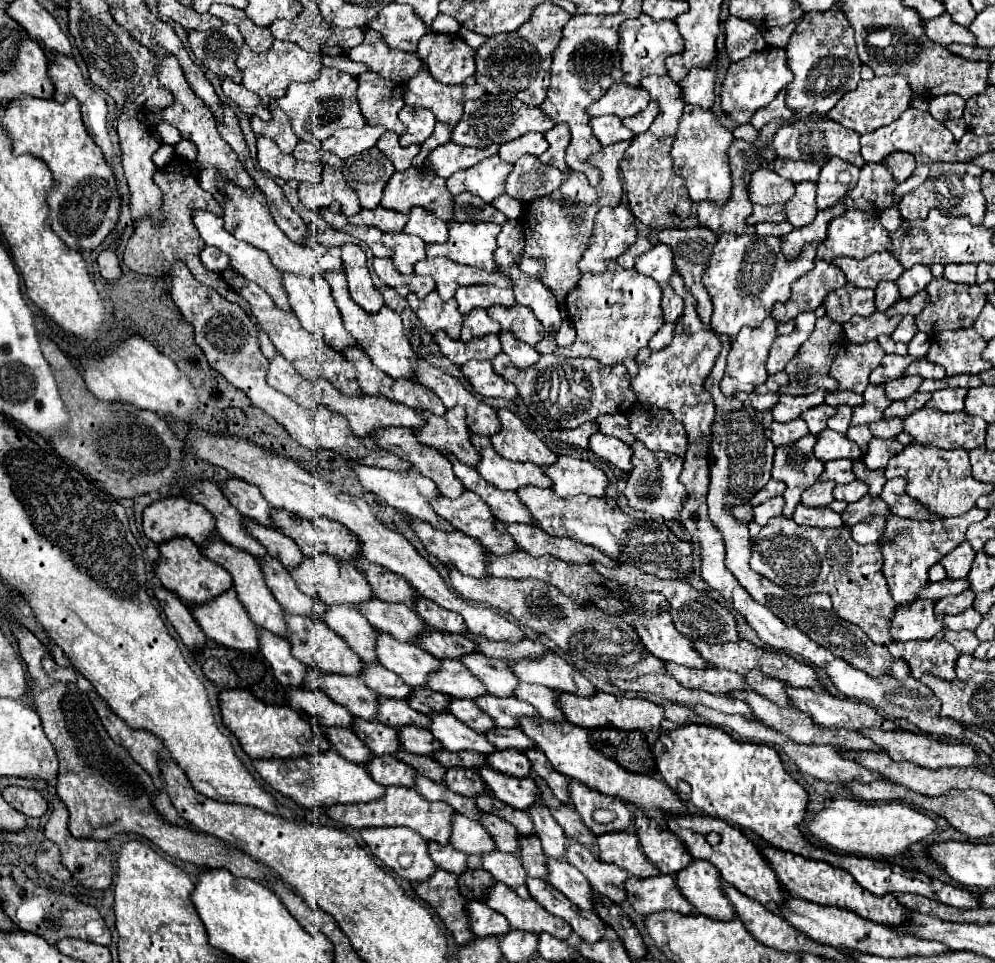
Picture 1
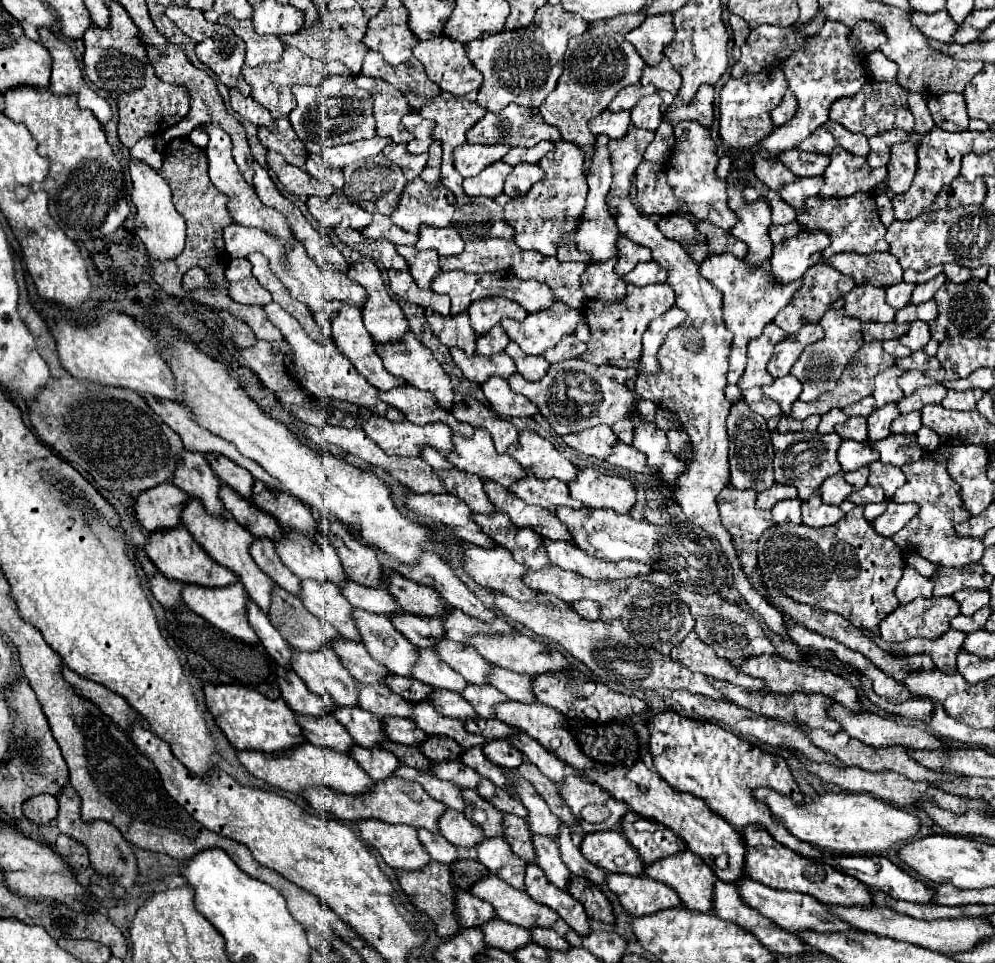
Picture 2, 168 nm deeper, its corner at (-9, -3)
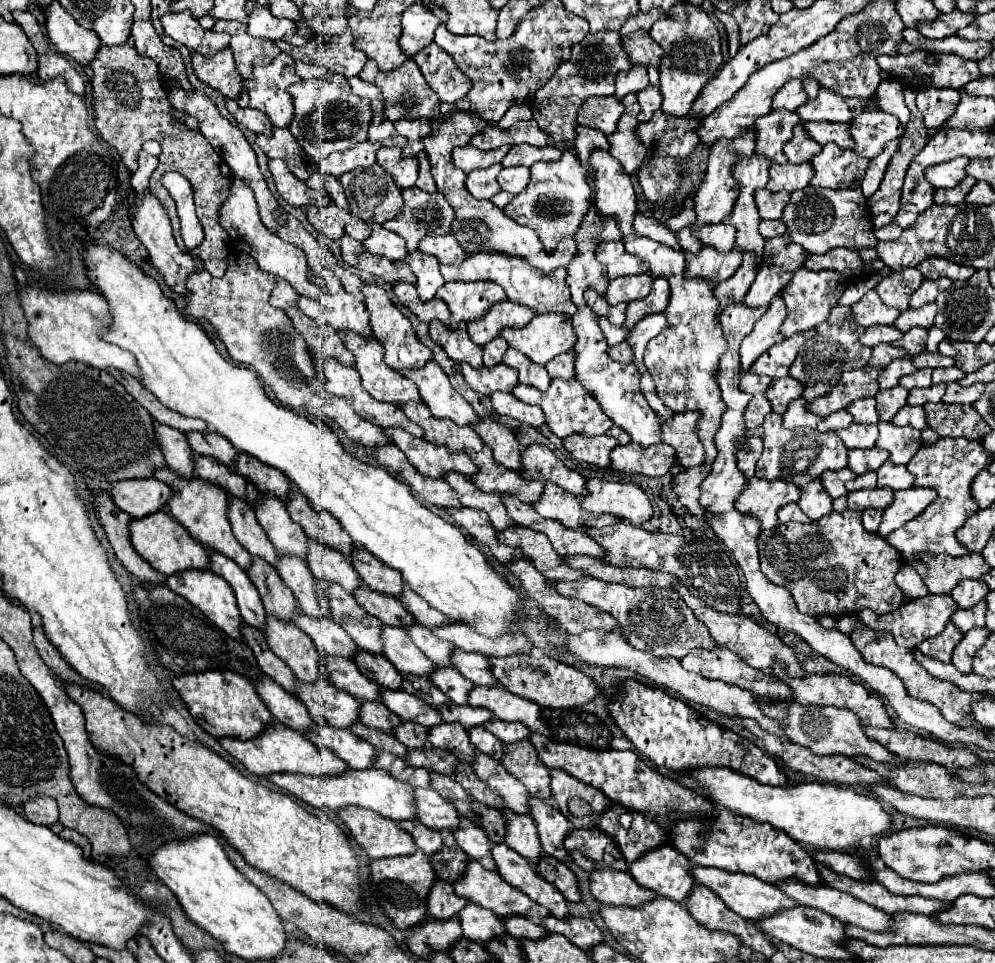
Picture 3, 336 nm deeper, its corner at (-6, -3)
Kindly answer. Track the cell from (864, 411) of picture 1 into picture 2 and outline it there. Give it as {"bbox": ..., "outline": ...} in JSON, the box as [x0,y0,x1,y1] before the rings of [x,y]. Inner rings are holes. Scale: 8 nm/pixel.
{"bbox":[873,366,905,408],"outline":[[[891,366],[887,368],[885,372],[881,372],[877,378],[875,378],[875,392],[873,392],[873,398],[875,398],[875,408],[881,408],[889,402],[899,402],[903,398],[903,392],[901,388],[897,386],[897,378],[903,374],[905,370],[897,368],[897,366]]]}

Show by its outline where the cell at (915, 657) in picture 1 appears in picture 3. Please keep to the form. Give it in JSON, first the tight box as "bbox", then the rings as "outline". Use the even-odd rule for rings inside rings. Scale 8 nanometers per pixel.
{"bbox":[918,622,964,664],"outline":[[[950,622],[938,636],[924,640],[924,642],[918,646],[918,650],[920,650],[924,656],[928,656],[928,658],[934,658],[934,660],[940,660],[940,662],[948,664],[948,662],[952,660],[952,650],[954,650],[954,646],[962,640],[962,636],[964,636],[964,634]]]}

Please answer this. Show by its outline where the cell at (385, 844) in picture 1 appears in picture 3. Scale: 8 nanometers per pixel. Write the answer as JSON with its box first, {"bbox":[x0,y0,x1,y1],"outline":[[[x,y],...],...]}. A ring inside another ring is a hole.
{"bbox":[338,806,416,858],"outline":[[[346,806],[338,810],[340,820],[350,830],[352,838],[366,850],[368,858],[392,858],[414,854],[416,846],[410,834],[398,828],[398,822],[382,818],[378,812]]]}

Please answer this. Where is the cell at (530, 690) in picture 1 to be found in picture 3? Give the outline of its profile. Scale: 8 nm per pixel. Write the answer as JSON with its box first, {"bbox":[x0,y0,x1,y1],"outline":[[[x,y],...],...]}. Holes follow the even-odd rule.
{"bbox":[454,648,498,686],"outline":[[[454,648],[454,664],[456,668],[466,676],[470,678],[474,684],[486,684],[486,686],[494,686],[498,684],[492,676],[490,676],[490,666],[488,666],[488,658],[484,658],[482,654],[474,654],[474,652],[464,652],[464,650],[458,650]]]}

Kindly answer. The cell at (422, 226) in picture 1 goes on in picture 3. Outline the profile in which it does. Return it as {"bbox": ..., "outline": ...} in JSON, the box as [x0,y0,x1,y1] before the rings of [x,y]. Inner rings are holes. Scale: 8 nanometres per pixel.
{"bbox":[420,234,466,264],"outline":[[[452,234],[448,236],[426,236],[420,242],[420,252],[432,254],[440,260],[440,264],[458,264],[462,258],[466,258],[466,252],[460,248],[456,238]]]}

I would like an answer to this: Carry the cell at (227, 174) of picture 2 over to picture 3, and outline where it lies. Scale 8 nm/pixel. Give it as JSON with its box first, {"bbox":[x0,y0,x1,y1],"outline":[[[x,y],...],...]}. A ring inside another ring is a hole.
{"bbox":[220,178,322,300],"outline":[[[234,178],[232,188],[230,188],[230,196],[224,202],[224,206],[220,208],[220,226],[228,232],[232,246],[238,248],[238,250],[242,250],[242,252],[246,252],[246,254],[250,254],[264,272],[270,272],[270,274],[274,274],[274,276],[290,282],[290,286],[300,296],[306,296],[310,300],[322,298],[322,288],[316,286],[308,278],[308,262],[306,262],[306,256],[302,254],[302,250],[298,250],[296,246],[280,240],[276,234],[272,234],[262,224],[260,214],[258,214],[258,204],[256,204],[254,192],[244,182],[240,182],[238,178]]]}

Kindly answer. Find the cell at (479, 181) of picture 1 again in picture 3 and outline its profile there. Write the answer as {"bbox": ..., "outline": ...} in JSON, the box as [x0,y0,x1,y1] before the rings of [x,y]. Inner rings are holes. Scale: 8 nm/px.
{"bbox":[466,164,502,200],"outline":[[[494,164],[484,170],[472,170],[466,178],[466,190],[476,198],[476,200],[488,200],[494,194],[500,192],[500,186],[496,182],[498,172],[502,170],[502,164]]]}

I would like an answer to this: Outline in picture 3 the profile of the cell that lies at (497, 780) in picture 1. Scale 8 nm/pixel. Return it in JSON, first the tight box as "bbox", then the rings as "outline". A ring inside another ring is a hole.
{"bbox":[428,724,476,762],"outline":[[[442,724],[442,726],[434,726],[434,730],[428,730],[428,742],[434,748],[442,748],[442,750],[450,750],[458,760],[464,762],[472,762],[474,760],[474,752],[476,748],[470,744],[468,732],[462,730],[462,726],[456,724]]]}

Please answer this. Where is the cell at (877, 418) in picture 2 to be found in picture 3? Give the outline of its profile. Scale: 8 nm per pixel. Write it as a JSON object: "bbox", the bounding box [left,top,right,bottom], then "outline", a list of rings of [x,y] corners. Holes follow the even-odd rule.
{"bbox":[874,386,908,422],"outline":[[[896,386],[896,388],[890,388],[890,390],[880,390],[874,398],[876,398],[876,402],[878,402],[880,420],[890,422],[892,416],[894,416],[902,406],[906,406],[908,390],[902,388],[902,386]]]}

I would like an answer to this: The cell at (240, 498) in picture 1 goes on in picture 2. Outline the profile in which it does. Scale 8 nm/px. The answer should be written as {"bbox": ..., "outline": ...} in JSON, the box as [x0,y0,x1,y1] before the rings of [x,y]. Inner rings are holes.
{"bbox":[205,454,255,502],"outline":[[[207,454],[205,458],[221,482],[225,482],[229,488],[233,488],[241,498],[245,498],[249,502],[253,500],[255,480],[247,470],[241,470],[241,466],[237,466],[235,462],[231,462],[229,458],[219,456],[219,454]]]}

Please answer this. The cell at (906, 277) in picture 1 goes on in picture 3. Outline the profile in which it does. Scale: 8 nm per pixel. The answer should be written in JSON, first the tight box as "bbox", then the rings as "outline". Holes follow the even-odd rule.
{"bbox":[910,278,953,308],"outline":[[[940,278],[940,280],[924,280],[922,286],[910,296],[910,308],[920,308],[928,302],[934,302],[936,296],[942,292],[942,290],[949,289],[953,284],[953,281],[949,278]]]}

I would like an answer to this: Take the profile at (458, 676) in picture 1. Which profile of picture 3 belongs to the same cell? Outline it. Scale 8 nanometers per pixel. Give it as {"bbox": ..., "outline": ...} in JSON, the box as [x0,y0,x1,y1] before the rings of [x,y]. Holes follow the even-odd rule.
{"bbox":[382,626,434,676],"outline":[[[386,626],[382,630],[382,654],[396,666],[400,674],[430,676],[434,672],[434,662],[430,662],[416,646],[404,628]]]}

